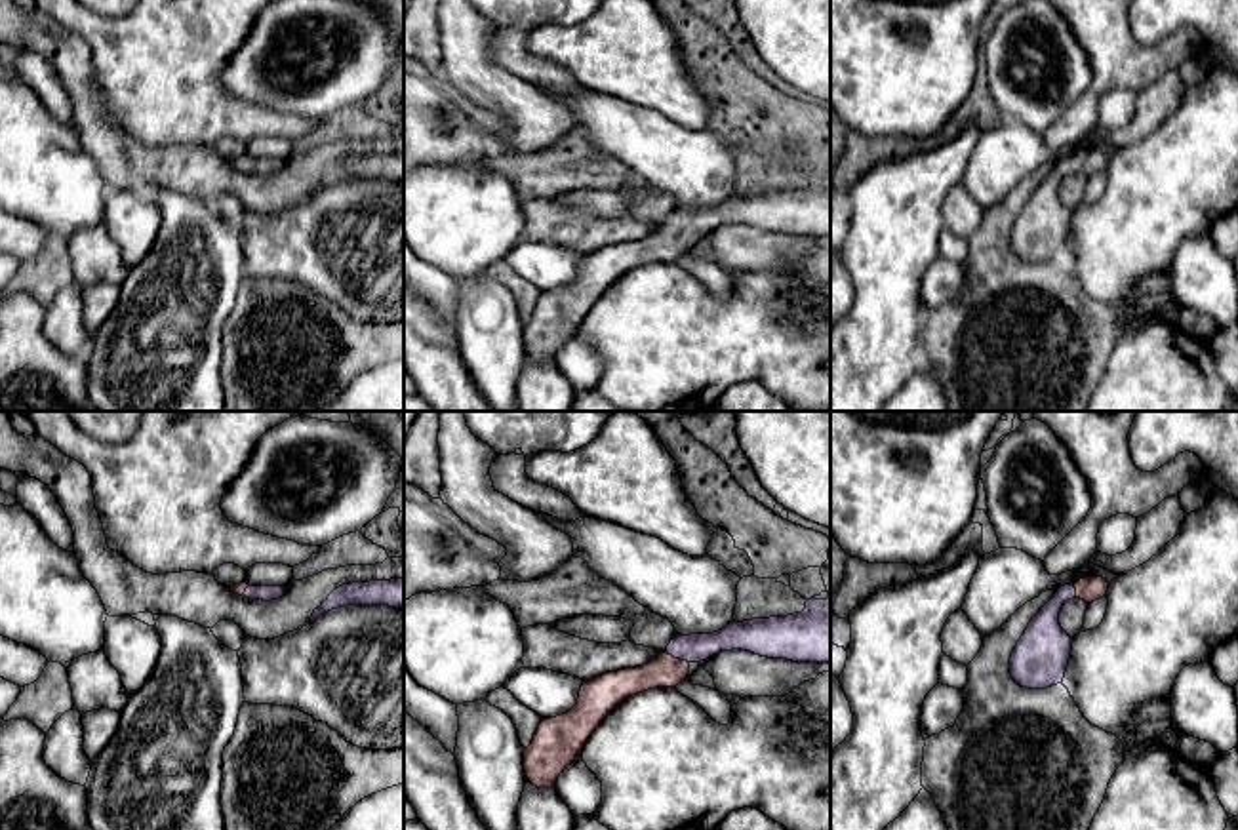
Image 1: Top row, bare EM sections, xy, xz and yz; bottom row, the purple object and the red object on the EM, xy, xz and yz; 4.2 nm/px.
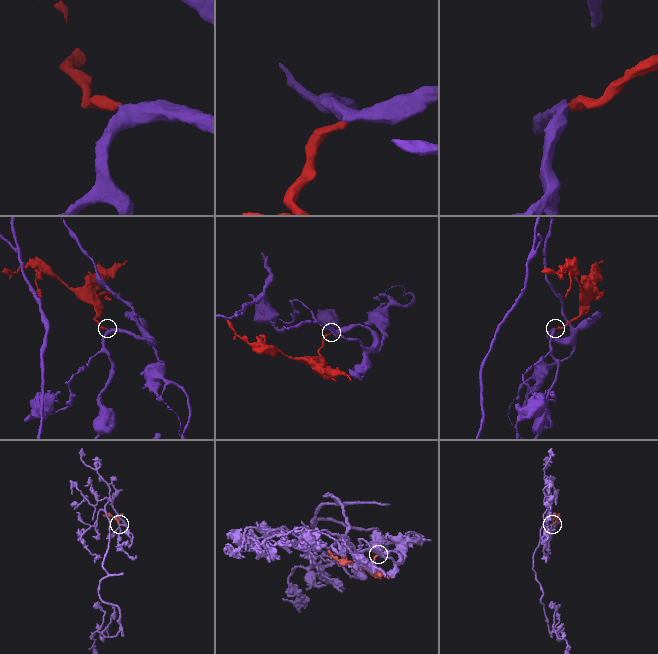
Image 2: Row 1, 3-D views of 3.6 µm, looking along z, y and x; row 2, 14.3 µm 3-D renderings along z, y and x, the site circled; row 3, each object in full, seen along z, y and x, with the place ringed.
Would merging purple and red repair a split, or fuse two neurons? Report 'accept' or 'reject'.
accept

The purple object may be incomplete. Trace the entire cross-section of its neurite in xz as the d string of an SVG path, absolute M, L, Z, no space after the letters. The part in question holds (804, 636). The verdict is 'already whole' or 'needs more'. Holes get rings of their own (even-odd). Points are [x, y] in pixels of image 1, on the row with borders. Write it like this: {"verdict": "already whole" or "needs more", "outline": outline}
{"verdict": "needs more", "outline": "M830 598L808 600L802 613L787 617L733 621L712 634L674 634L653 661L585 680L577 704L568 714L541 720L524 750L528 781L537 788L554 788L594 729L625 699L655 687L676 687L688 678L691 662L733 649L768 659L830 664Z"}

